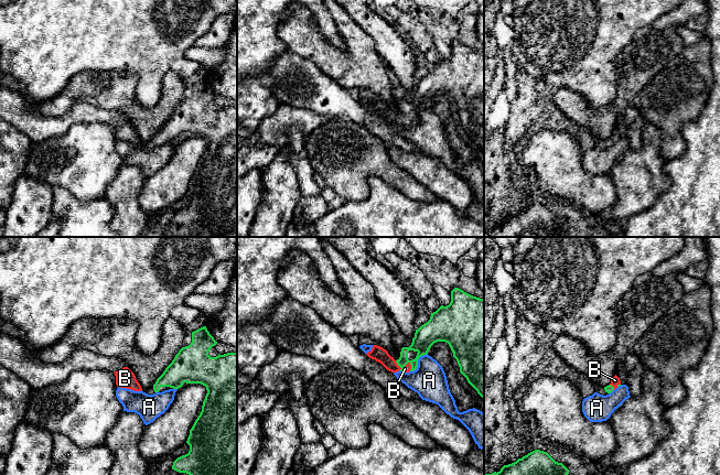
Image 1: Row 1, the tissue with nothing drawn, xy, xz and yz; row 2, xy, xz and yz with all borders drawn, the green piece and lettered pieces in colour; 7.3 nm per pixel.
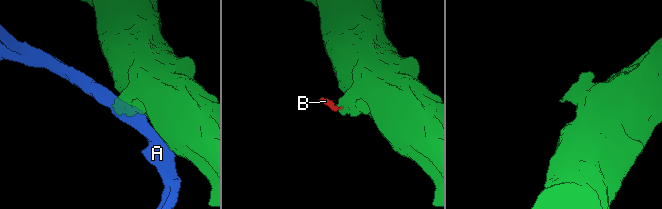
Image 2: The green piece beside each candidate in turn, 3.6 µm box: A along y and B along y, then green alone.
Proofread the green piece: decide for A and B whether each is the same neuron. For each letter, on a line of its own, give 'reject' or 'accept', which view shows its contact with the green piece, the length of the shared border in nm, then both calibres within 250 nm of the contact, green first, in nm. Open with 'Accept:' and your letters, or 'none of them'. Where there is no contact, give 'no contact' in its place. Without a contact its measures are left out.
Accept: B
A: reject; contact in xz; length 190 nm; calibres 160 and 260 nm
B: accept; contact in xz; length 140 nm; calibres 160 and 50 nm

